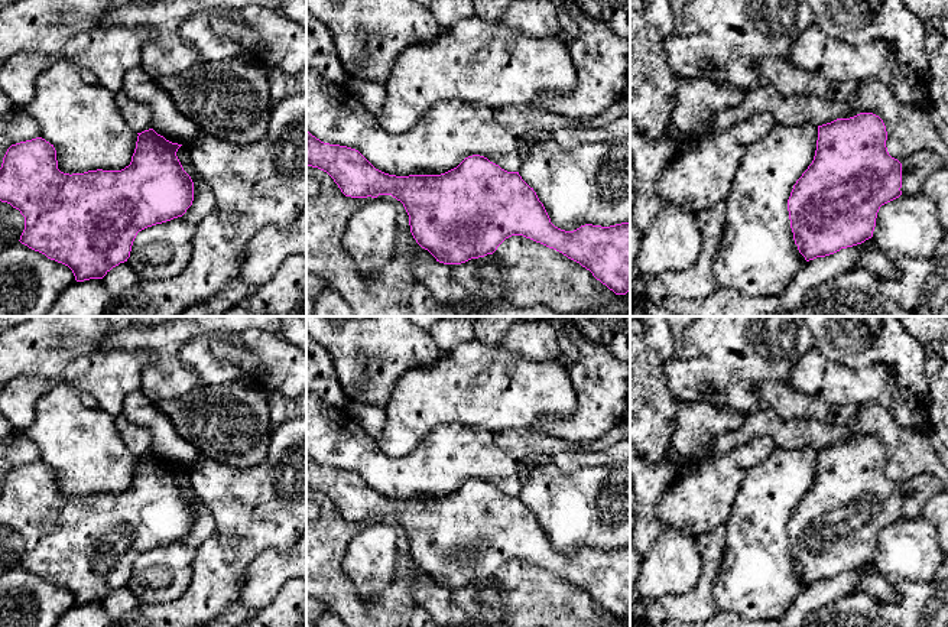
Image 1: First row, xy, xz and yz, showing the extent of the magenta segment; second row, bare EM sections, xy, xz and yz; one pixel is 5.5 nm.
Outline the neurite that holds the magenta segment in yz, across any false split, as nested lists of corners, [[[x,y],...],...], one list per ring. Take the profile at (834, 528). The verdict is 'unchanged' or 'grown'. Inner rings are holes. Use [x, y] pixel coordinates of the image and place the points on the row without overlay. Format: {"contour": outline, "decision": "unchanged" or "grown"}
{"contour": [[[873,436],[818,449],[814,484],[788,523],[793,563],[806,585],[871,562],[880,530],[902,519],[902,487],[889,478],[886,464],[886,449]]], "decision": "unchanged"}

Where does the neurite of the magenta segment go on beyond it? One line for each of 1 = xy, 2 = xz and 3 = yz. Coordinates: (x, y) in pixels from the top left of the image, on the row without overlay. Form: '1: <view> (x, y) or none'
1: none
2: none
3: none

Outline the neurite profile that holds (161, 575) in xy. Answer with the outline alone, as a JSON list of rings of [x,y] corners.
[[[182,468],[178,472],[176,480],[184,494],[191,500],[194,506],[194,524],[182,540],[147,550],[137,556],[127,587],[130,588],[139,604],[160,605],[173,602],[179,597],[182,597],[192,581],[194,559],[198,548],[215,532],[215,520],[205,503],[192,488],[189,471]]]

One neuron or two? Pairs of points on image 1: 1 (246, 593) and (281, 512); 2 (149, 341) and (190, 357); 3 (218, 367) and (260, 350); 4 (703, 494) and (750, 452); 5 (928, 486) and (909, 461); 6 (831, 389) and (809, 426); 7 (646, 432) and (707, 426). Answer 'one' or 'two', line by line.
1: two
2: two
3: two
4: one
5: two
6: two
7: two

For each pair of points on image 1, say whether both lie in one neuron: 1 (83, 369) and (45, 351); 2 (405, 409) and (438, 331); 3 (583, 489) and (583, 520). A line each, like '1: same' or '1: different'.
1: different
2: different
3: same

